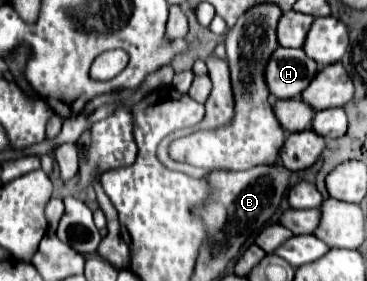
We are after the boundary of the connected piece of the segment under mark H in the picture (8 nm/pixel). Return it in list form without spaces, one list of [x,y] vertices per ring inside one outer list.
[[[276,49],[268,69],[266,83],[274,99],[294,99],[310,85],[320,67],[314,59],[306,57],[304,49]]]

